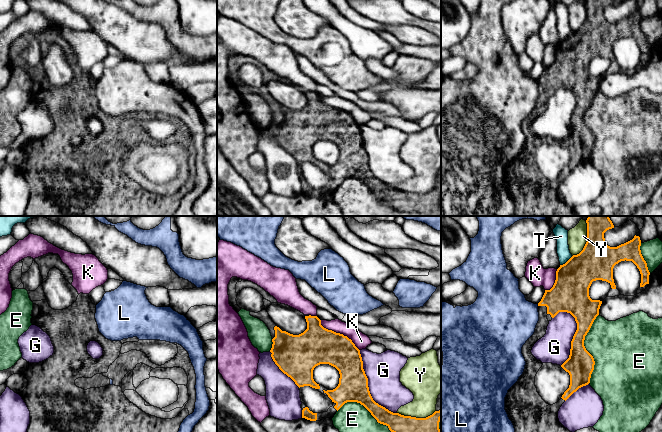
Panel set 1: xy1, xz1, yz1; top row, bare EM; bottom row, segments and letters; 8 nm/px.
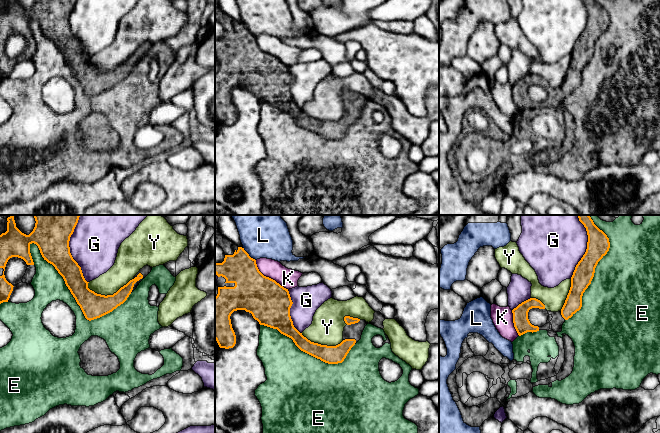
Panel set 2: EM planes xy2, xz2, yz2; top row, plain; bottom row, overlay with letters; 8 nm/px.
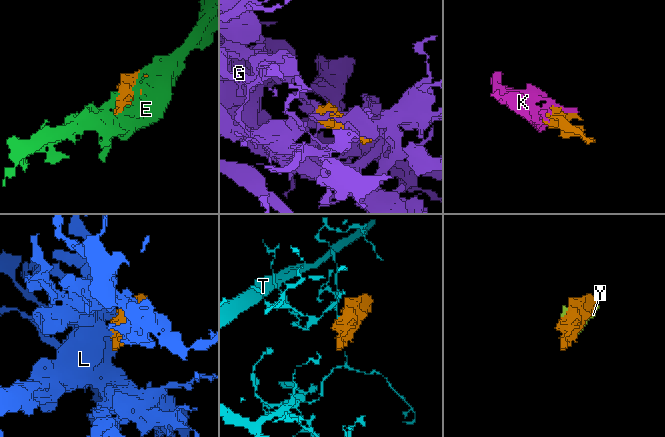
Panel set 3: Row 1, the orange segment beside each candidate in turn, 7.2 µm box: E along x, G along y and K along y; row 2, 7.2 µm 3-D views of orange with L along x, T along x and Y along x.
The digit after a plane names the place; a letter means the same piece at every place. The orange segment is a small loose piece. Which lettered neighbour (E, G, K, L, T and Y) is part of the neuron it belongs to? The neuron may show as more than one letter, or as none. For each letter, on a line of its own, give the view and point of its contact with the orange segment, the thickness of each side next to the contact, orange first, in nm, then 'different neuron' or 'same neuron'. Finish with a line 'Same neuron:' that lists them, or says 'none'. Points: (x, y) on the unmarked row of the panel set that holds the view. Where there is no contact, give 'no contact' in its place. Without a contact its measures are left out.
E: contact xy2 (76, 77); calibres 200 and 240 nm; different neuron
G: contact xz1 (367, 162); calibres 240 and 280 nm; different neuron
K: contact xz1 (339, 109); calibres 300 and 120 nm; different neuron
L: contact xz2 (248, 30); calibres 260 and 280 nm; different neuron
T: contact yz1 (567, 37); calibres 300 and 110 nm; different neuron
Y: contact xy2 (109, 71); calibres 200 and 190 nm; different neuron
Same neuron: none

